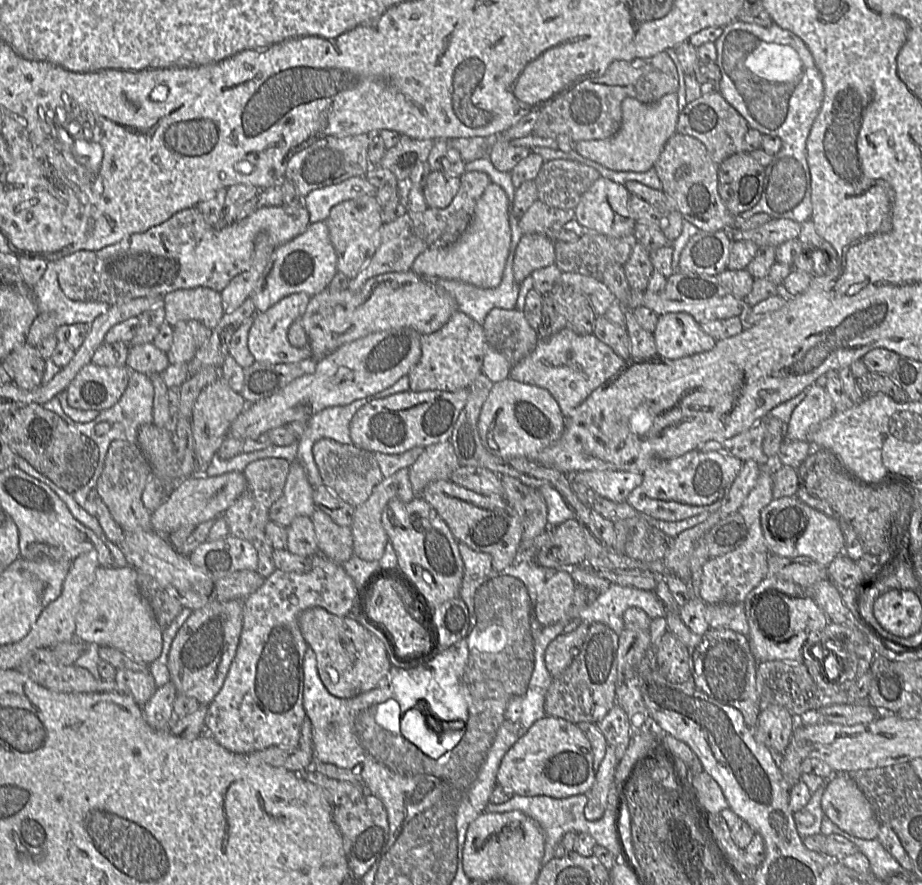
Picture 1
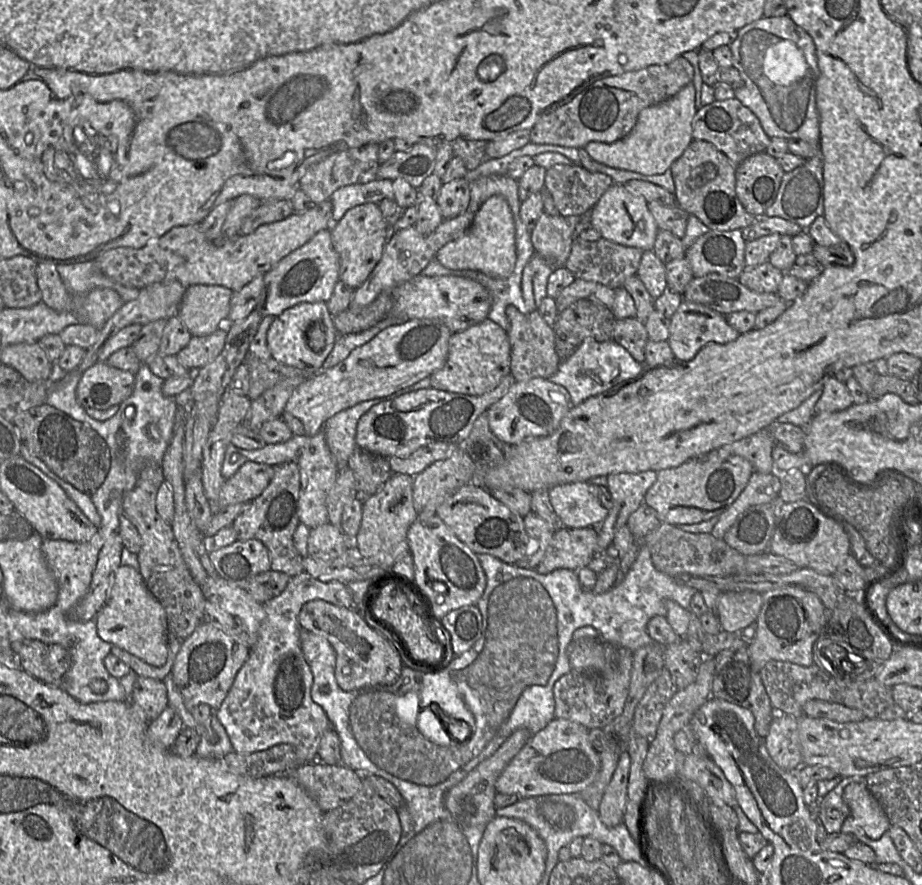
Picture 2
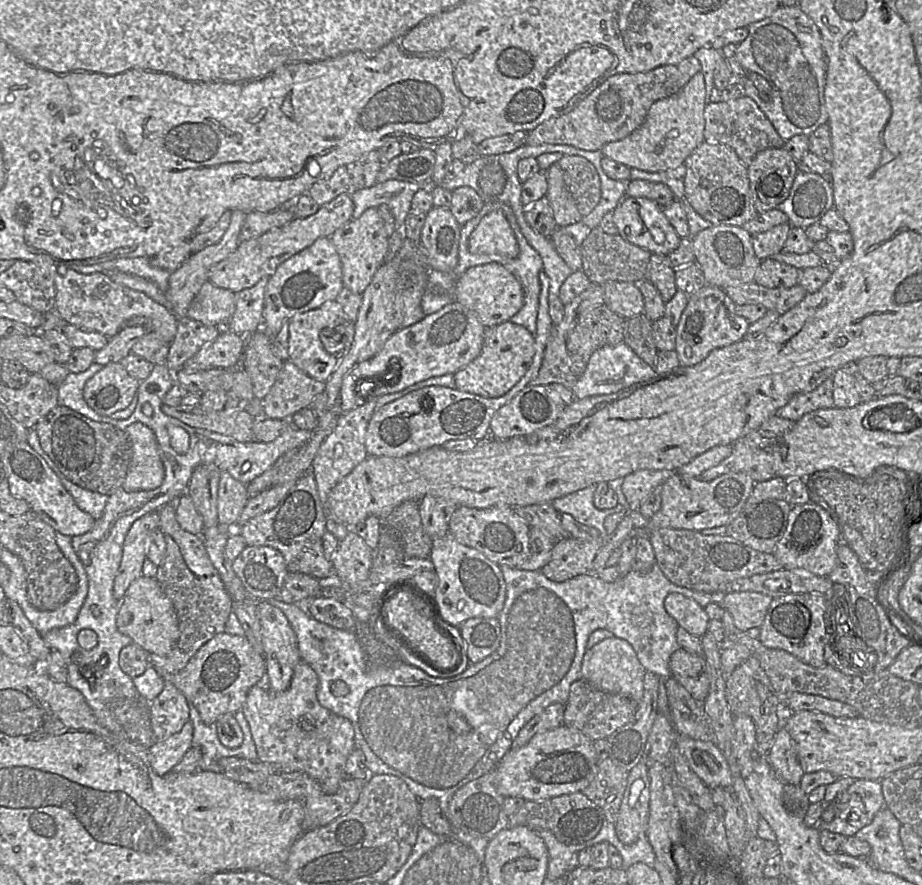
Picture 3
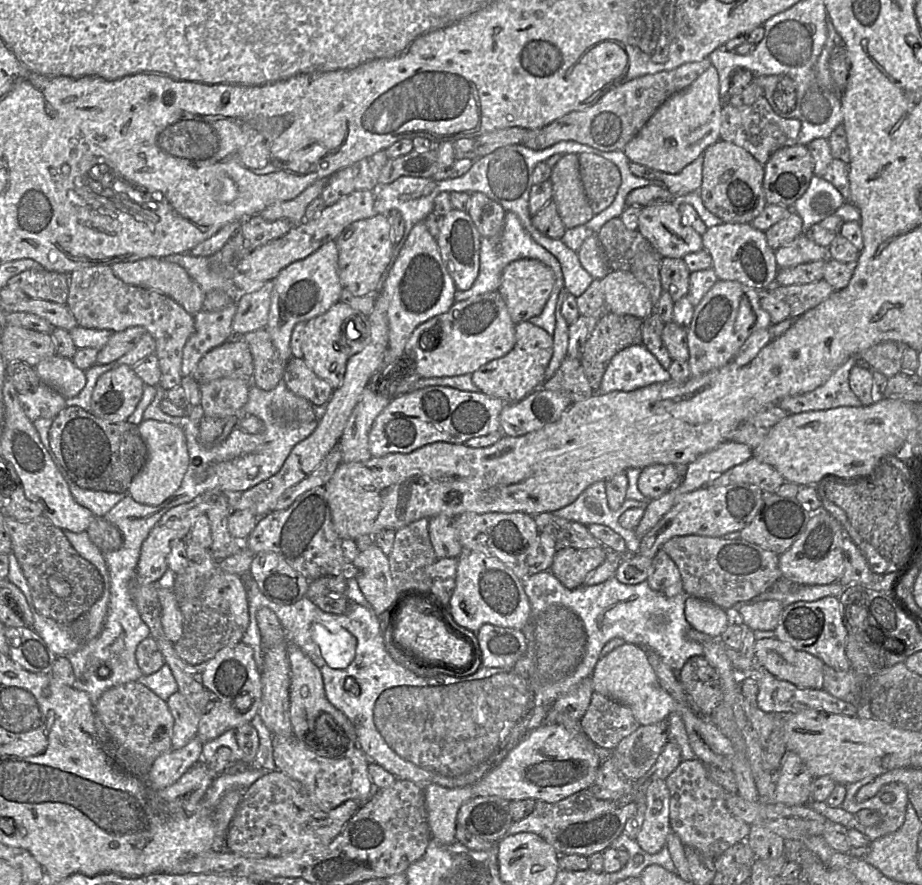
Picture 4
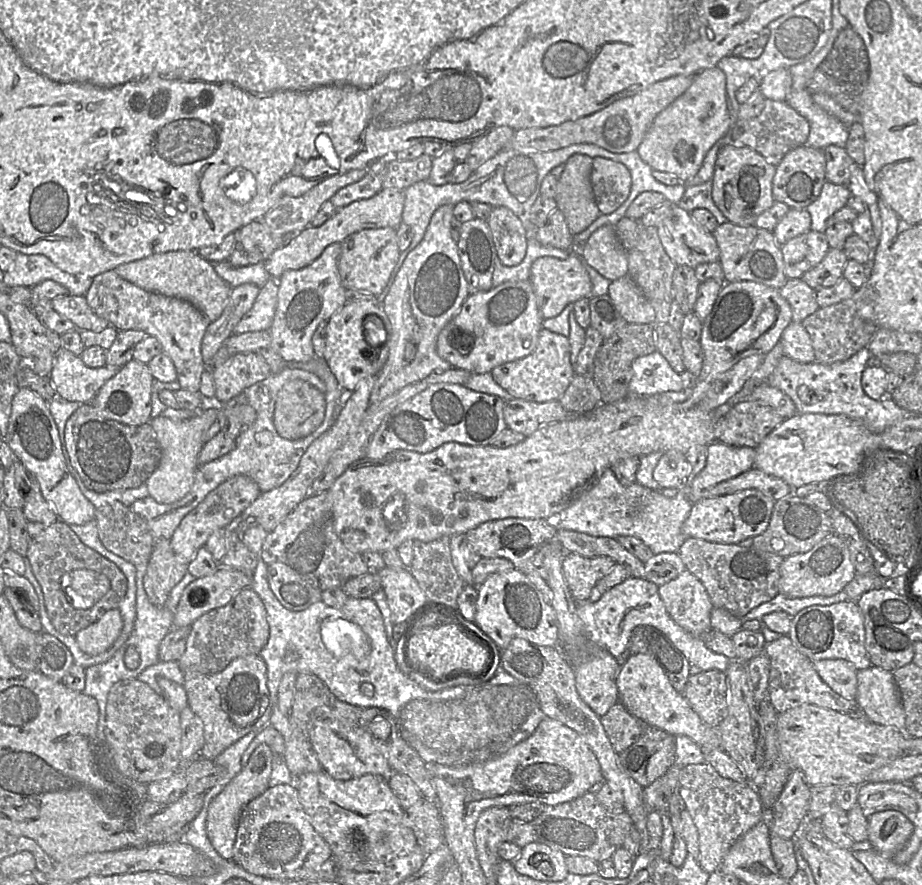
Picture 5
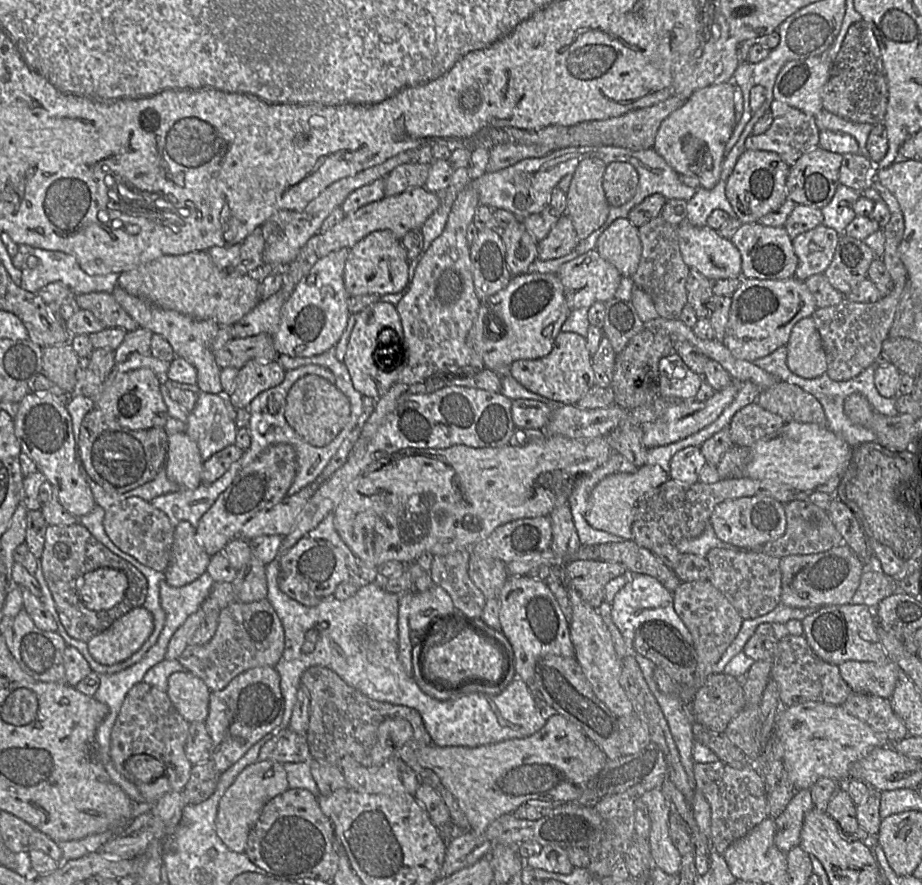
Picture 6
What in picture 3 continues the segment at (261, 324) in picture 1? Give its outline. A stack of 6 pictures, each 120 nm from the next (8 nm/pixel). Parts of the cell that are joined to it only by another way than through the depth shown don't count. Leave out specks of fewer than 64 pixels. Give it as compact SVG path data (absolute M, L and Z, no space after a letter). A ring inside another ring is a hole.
M328 301L320 307L304 313L296 314L288 320L288 360L312 378L326 382L337 367L341 355L327 351L321 340L323 329L333 329L342 336L346 335L347 316L339 303Z

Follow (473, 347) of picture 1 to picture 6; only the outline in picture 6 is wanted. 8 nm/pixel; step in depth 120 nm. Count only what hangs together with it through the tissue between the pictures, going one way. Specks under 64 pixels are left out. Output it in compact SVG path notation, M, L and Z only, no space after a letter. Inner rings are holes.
M561 331L548 355L539 359L521 359L512 362L508 372L527 390L560 405L576 406L589 389L595 386L592 355L587 349L586 338L574 332Z

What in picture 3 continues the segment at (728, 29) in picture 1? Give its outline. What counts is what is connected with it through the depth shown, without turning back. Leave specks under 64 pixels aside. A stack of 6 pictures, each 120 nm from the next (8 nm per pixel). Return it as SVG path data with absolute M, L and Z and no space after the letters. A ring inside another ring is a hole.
M798 5L780 6L771 15L750 24L747 28L747 37L737 44L735 60L745 71L762 76L766 80L766 85L763 85L761 91L762 98L754 98L748 93L746 82L742 81L745 95L755 101L784 141L798 135L811 135L821 125L827 124L828 112L824 98L825 54L820 31L813 20ZM799 171L788 197L776 209L784 212L792 227L807 228L834 208L831 183L825 177Z

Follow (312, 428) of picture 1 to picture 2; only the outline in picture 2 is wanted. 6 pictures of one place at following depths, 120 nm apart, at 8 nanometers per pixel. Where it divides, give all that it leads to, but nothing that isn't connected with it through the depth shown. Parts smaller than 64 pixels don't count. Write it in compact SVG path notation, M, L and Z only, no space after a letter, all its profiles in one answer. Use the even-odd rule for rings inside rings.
M426 377L390 395L360 402L327 419L323 424L321 432L324 434L338 467L346 467L349 456L353 455L356 449L359 448L356 443L356 428L363 414L380 402L392 400L411 391L428 388L430 385L430 378Z

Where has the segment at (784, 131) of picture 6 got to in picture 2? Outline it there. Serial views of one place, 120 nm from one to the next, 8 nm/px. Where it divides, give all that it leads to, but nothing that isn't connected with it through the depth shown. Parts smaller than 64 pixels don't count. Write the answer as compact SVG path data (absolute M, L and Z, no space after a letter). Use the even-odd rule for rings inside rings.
M735 97L714 100L710 104L699 107L692 120L692 135L696 140L714 145L735 165L753 154L764 152L771 139L763 130L756 115Z

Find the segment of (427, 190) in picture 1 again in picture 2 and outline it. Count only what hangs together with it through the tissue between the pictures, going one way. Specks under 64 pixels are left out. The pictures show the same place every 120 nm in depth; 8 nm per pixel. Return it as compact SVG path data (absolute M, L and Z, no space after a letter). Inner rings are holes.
M457 178L443 183L436 199L444 219L451 219L464 213L470 202L469 182L465 178Z

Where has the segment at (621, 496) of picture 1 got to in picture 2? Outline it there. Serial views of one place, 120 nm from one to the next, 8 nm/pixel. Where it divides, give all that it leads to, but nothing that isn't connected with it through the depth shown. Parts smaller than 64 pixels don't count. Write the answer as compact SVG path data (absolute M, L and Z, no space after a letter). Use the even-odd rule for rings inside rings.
M657 471L607 476L605 487L611 495L613 507L597 528L597 555L604 555L611 547L615 533L626 526L629 516L642 505L648 489L655 483L656 478Z

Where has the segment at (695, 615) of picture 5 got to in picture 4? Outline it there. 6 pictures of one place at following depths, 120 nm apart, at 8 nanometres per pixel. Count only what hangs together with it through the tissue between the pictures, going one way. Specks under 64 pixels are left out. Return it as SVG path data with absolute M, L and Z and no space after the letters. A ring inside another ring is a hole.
M662 550L652 558L652 572L645 582L652 590L667 597L675 597L684 592L679 569Z

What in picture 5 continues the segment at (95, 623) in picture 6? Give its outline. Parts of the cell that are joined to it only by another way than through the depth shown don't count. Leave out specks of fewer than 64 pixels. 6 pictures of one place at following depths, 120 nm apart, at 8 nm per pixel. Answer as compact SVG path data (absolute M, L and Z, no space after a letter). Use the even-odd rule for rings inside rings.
M63 521L51 524L29 522L27 526L29 548L26 561L42 587L48 617L55 629L63 635L73 636L98 621L107 611L118 609L128 589L127 578L120 568L97 551L85 545L71 526ZM82 570L93 570L106 575L111 589L95 603L86 603L78 596L77 580Z

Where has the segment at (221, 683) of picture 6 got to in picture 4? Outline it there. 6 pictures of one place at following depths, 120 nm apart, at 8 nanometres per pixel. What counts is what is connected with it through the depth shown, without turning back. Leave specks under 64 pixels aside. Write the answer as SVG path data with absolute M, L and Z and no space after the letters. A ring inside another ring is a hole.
M190 538L185 540L185 544L189 564L183 573L174 575L172 588L183 615L183 634L173 646L183 661L198 665L212 659L221 649L242 642L243 635L250 624L250 607L248 591L240 576L222 572L214 573L219 561L213 557L211 550L200 546Z

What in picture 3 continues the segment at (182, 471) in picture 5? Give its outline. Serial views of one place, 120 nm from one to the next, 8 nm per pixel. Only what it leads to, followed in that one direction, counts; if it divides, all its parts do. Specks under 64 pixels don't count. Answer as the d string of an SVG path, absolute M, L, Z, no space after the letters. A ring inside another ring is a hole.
M141 422L125 429L132 447L132 459L122 487L128 492L159 487L165 476L160 448L152 429Z

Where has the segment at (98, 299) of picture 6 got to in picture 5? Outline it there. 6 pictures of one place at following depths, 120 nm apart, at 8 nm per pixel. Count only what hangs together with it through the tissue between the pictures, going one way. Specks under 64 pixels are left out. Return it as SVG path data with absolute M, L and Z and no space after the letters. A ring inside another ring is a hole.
M68 295L53 299L51 307L59 315L70 320L79 332L101 332L111 326L106 319L99 317L91 309L84 296Z

